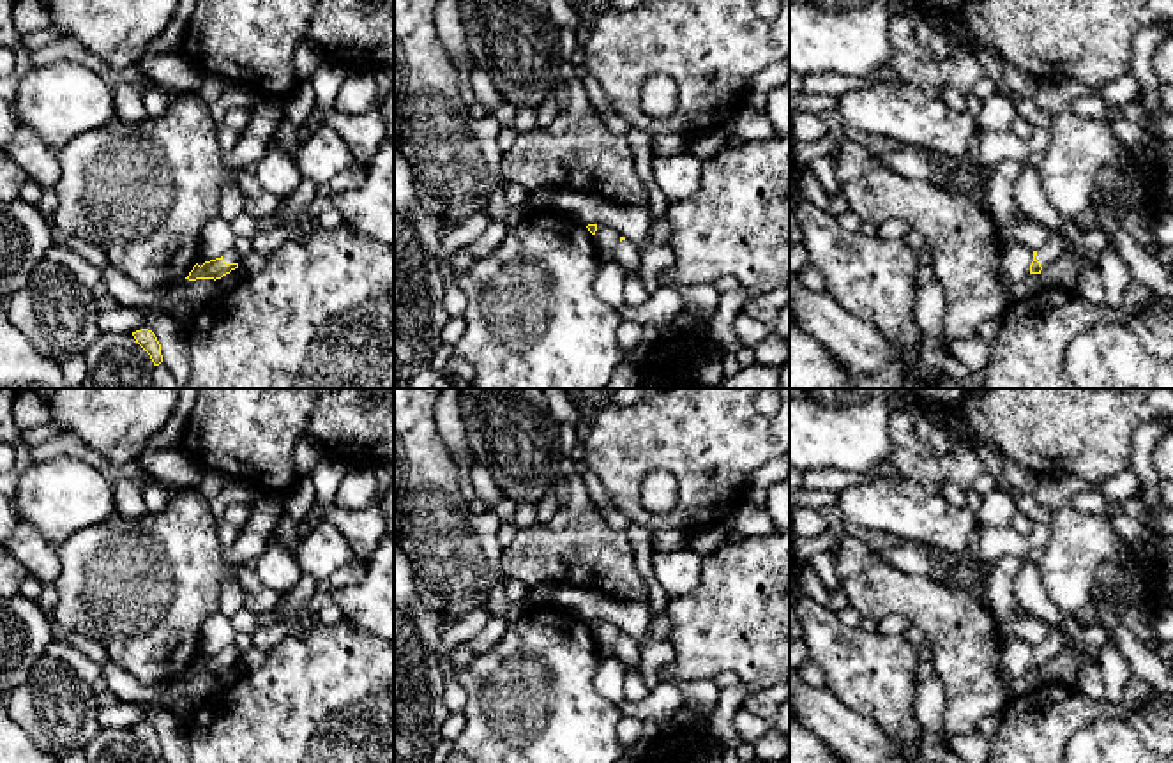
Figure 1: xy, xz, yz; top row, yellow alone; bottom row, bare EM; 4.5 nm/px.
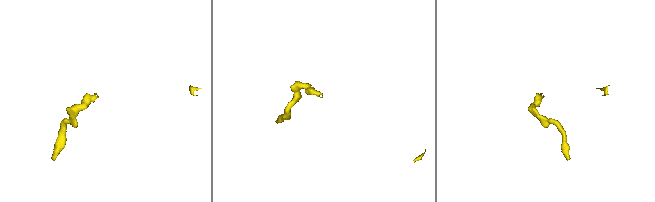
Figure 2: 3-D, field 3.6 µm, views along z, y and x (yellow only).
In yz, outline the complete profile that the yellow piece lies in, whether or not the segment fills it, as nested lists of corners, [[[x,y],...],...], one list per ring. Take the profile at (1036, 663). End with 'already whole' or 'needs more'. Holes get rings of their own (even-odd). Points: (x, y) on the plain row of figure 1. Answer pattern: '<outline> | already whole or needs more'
[[[1062,613],[1063,620],[1058,629],[1051,629],[1051,634],[1044,643],[1033,646],[1033,657],[1030,661],[1030,669],[1041,669],[1041,666],[1053,655],[1065,650],[1065,639],[1074,636],[1083,625],[1069,613]]] | needs more

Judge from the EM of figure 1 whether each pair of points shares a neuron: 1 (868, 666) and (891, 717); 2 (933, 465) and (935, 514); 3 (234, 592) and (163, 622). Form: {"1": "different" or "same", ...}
{"1": "same", "2": "different", "3": "different"}

